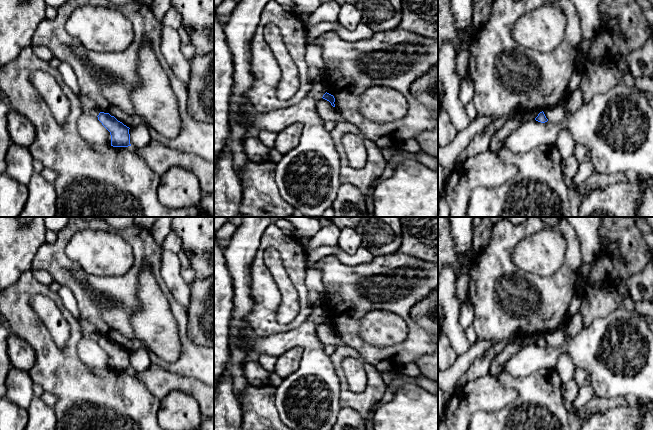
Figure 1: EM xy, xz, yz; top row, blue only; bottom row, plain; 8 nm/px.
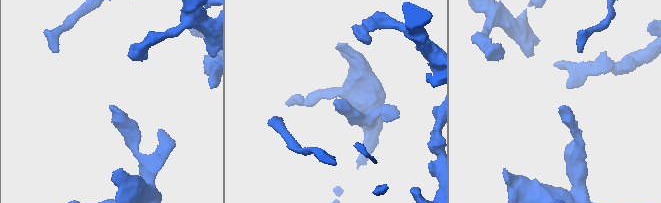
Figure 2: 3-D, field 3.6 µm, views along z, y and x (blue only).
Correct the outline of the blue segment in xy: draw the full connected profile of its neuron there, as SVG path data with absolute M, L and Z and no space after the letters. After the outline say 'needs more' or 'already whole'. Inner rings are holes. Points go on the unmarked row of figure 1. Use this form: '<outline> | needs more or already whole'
M100 336L97 341L102 349L110 356L111 370L131 370L129 351L118 345L114 340L111 340L109 337Z | already whole

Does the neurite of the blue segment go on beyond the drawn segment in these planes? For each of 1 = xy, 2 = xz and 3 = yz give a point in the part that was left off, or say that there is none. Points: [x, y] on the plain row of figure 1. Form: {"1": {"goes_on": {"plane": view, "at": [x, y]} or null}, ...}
{"1": {"goes_on": null}, "2": {"goes_on": null}, "3": {"goes_on": null}}

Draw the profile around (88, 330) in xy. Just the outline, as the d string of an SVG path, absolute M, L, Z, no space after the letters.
M81 318L79 321L81 332L84 337L98 340L100 335L93 324Z

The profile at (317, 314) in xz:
M323 298L317 300L312 306L311 313L309 315L309 319L317 322L322 322L326 317L327 305Z

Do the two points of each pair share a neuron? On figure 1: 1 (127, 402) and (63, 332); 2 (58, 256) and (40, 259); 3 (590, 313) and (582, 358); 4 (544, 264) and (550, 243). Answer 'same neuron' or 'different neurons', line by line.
1: different neurons
2: same neuron
3: different neurons
4: same neuron

